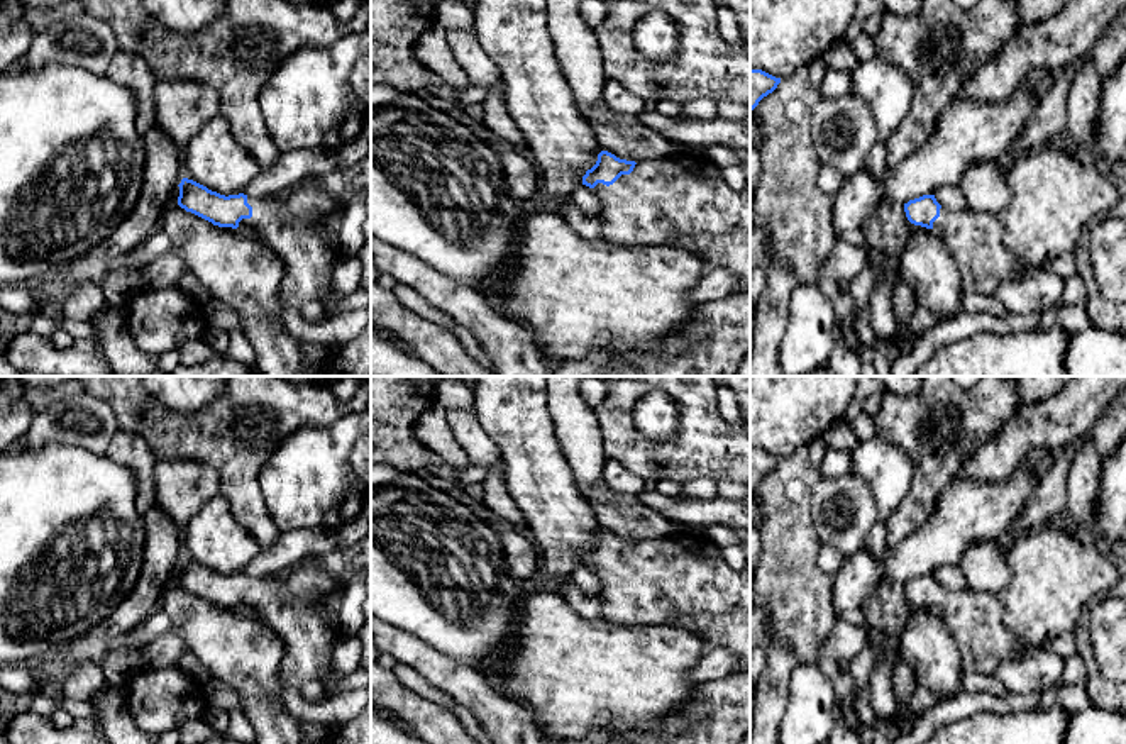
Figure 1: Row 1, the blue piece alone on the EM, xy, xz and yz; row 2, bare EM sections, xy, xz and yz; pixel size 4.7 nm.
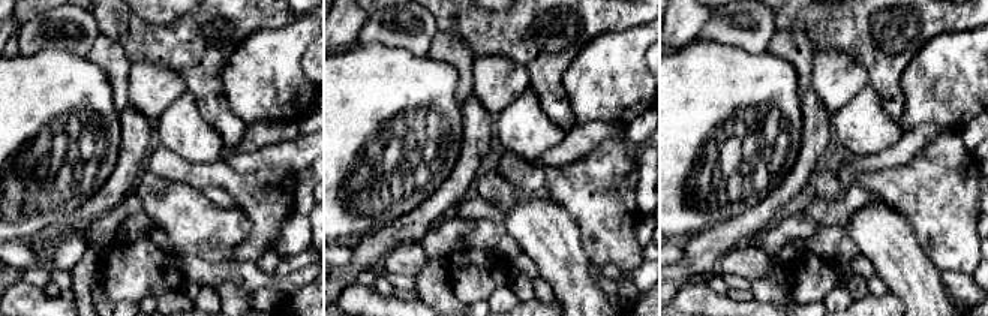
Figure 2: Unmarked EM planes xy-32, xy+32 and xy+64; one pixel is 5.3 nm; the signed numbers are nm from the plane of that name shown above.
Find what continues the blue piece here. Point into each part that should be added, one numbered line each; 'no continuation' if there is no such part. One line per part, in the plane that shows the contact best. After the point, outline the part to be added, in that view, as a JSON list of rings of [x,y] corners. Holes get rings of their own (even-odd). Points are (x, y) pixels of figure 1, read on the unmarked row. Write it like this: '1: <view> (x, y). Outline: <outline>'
1: xz (661, 580). Outline: [[[701,532],[640,541],[613,564],[593,568],[603,578],[603,617],[616,627],[669,625],[689,617],[706,649],[725,649],[735,659],[731,675],[750,669],[750,566],[733,569],[721,547]]]

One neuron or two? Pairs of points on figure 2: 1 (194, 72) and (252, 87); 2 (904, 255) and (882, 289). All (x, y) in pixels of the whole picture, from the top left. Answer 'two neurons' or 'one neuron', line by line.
1: two neurons
2: two neurons

